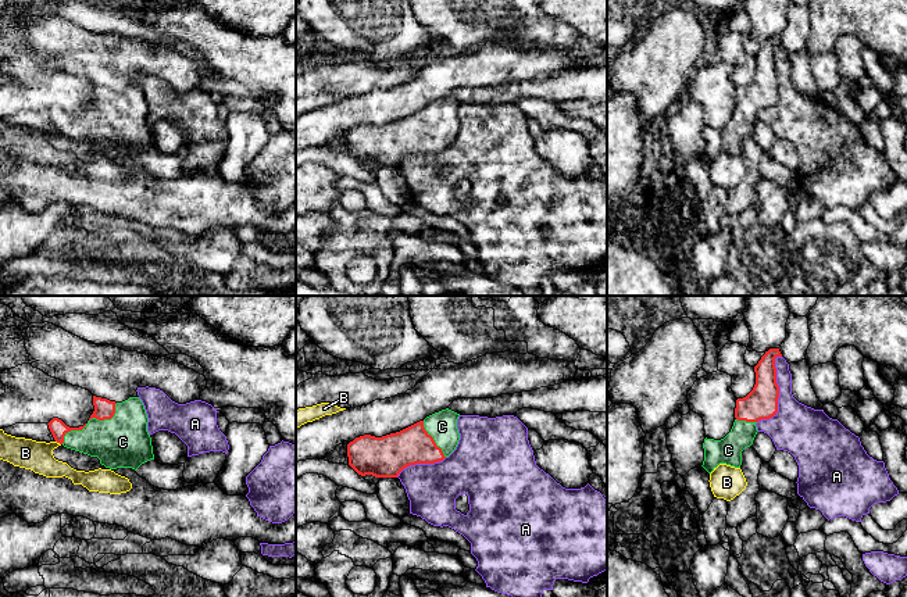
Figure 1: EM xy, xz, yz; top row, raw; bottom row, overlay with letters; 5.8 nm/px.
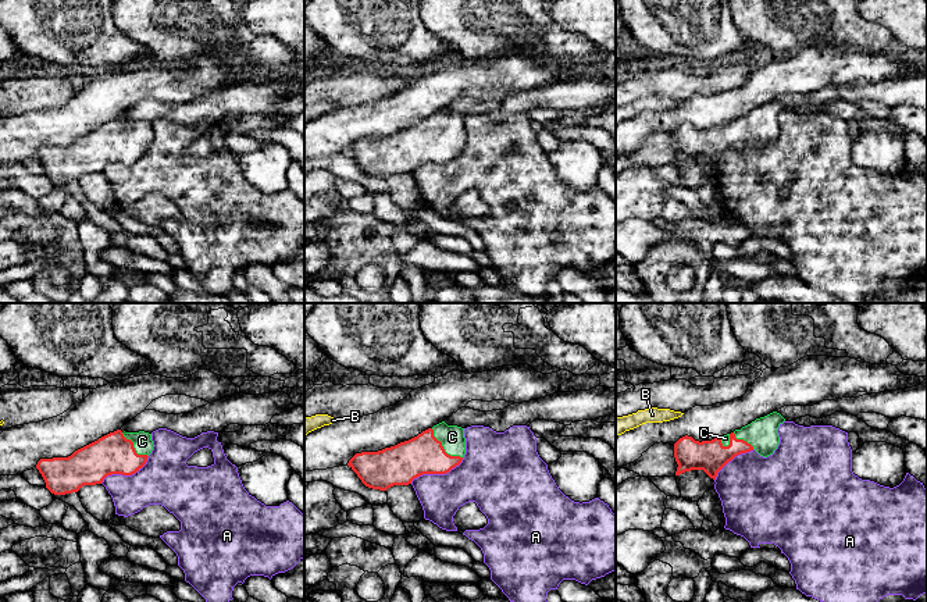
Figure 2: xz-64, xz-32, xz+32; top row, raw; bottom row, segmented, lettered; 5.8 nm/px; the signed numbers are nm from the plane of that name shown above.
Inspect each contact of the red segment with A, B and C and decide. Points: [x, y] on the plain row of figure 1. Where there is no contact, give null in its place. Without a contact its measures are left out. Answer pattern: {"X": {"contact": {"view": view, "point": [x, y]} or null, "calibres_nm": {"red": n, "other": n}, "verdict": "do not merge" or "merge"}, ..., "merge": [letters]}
{"A": {"contact": {"view": "yz", "point": [778, 81]}, "calibres_nm": {"red": 190, "other": 280}, "verdict": "do not merge"}, "B": {"contact": {"view": "xy", "point": [59, 131]}, "calibres_nm": {"red": 90, "other": 180}, "verdict": "do not merge"}, "C": {"contact": {"view": "xz", "point": [432, 128]}, "calibres_nm": {"red": 220, "other": 170}, "verdict": "merge"}, "merge": ["C"]}

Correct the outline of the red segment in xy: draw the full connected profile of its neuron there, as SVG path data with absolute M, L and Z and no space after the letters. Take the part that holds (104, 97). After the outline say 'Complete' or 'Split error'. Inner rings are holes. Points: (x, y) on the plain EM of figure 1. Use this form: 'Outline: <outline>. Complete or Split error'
Outline: M93 85L94 100L79 117L53 107L47 114L54 129L67 137L97 146L110 158L132 157L154 149L147 103L139 86L122 92Z. Split error

